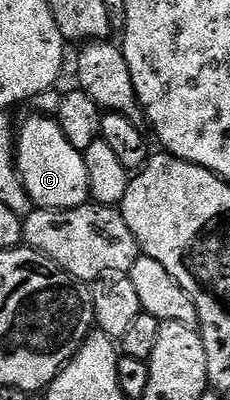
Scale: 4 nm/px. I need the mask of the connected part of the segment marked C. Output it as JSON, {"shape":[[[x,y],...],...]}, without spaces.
{"shape":[[[34,116],[16,131],[16,167],[27,196],[43,210],[74,210],[90,201],[84,153],[63,136],[56,117]]]}

